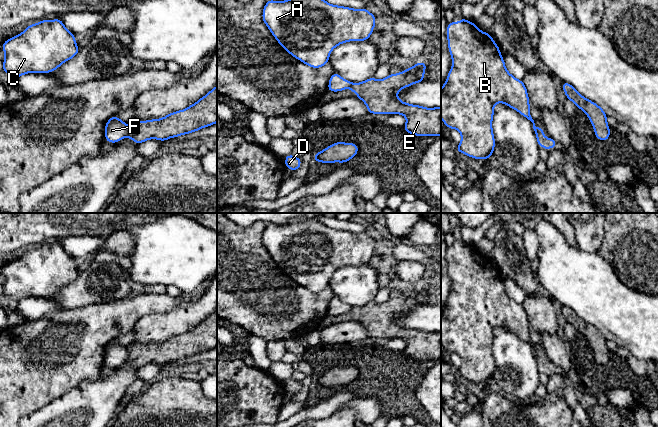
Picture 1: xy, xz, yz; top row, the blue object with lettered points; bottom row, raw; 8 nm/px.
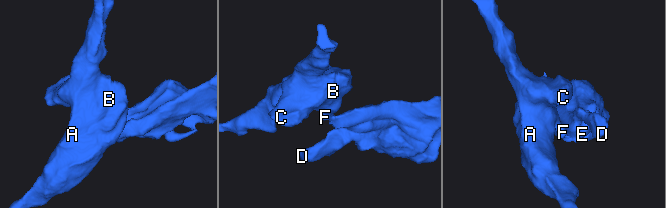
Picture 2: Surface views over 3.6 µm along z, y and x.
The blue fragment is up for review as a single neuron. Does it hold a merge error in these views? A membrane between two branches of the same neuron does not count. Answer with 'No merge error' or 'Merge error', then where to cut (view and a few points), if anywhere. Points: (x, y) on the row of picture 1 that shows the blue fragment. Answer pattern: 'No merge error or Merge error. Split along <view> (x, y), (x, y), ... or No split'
Merge error. Split along xy (128, 127), (128, 132), (125, 136)

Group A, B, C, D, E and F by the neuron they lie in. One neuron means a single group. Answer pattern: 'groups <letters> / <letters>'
groups A B C F / D E

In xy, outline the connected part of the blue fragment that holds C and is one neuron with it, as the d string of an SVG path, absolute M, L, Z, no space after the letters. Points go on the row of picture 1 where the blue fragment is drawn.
M42 20L29 25L21 34L7 39L2 50L5 52L3 72L16 79L27 73L50 73L59 68L64 62L78 54L79 47L75 36L60 20Z

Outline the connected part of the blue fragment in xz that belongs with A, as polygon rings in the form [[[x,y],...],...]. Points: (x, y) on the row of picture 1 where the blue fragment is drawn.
[[[267,0],[262,19],[290,55],[316,69],[328,64],[329,55],[338,45],[368,40],[376,23],[376,17],[366,8],[332,5],[325,0]]]

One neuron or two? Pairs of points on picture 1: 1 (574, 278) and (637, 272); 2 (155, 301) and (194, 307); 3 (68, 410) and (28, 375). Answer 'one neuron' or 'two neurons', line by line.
1: two neurons
2: two neurons
3: two neurons

